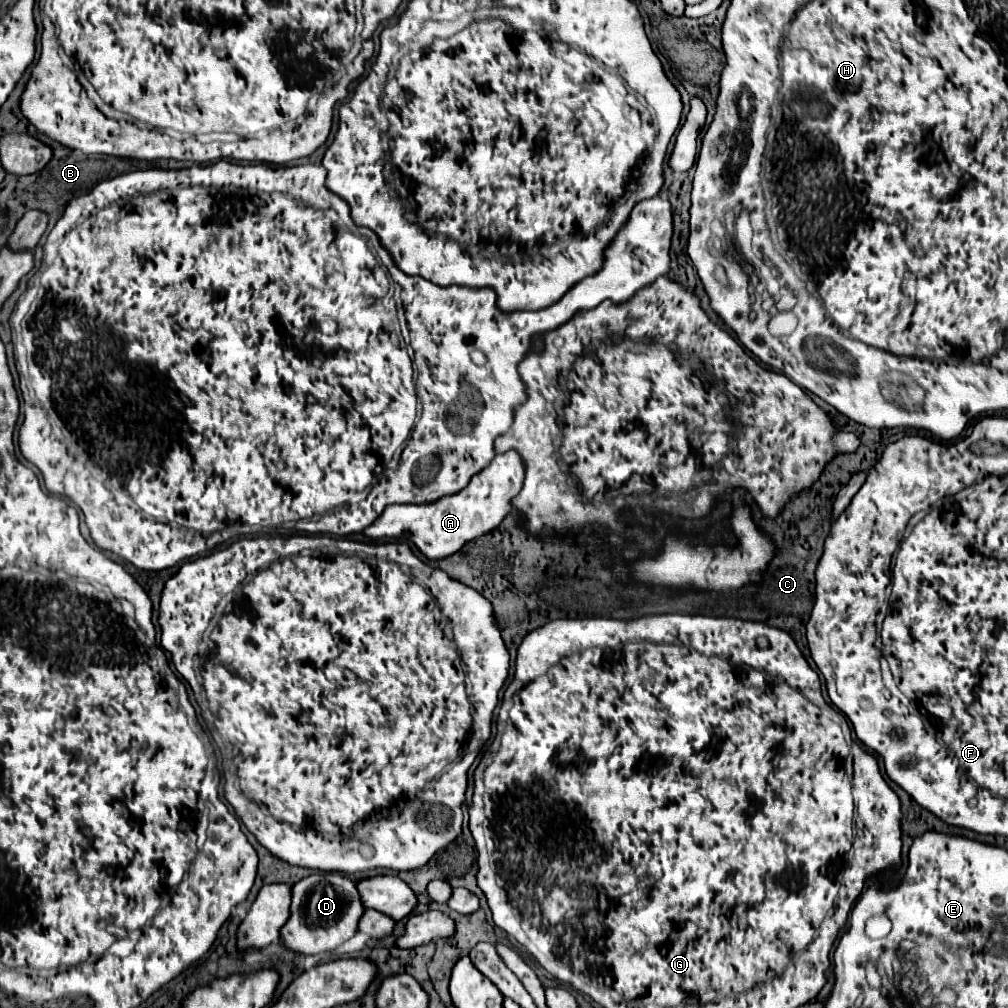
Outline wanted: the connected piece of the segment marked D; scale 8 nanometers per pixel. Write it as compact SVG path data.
M314 873L292 885L292 907L288 923L280 929L280 941L284 941L290 953L308 957L322 951L334 951L344 941L348 941L358 927L364 907L356 891L356 883L348 877Z

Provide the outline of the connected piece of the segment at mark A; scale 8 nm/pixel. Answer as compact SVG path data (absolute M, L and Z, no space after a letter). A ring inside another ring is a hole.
M506 451L502 455L496 455L494 461L472 477L466 489L462 489L456 495L442 497L436 503L428 505L390 505L384 509L380 519L372 523L372 527L364 529L364 535L370 539L402 539L412 541L422 555L428 559L444 559L448 555L454 555L464 547L464 543L486 535L488 531L494 531L500 521L510 513L510 499L512 495L518 495L522 489L524 479L524 465L516 451Z

